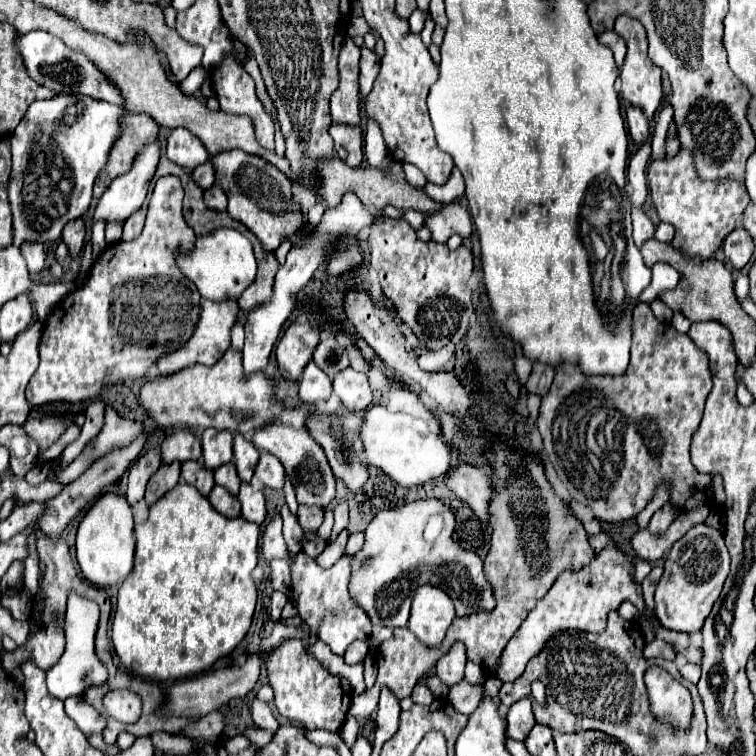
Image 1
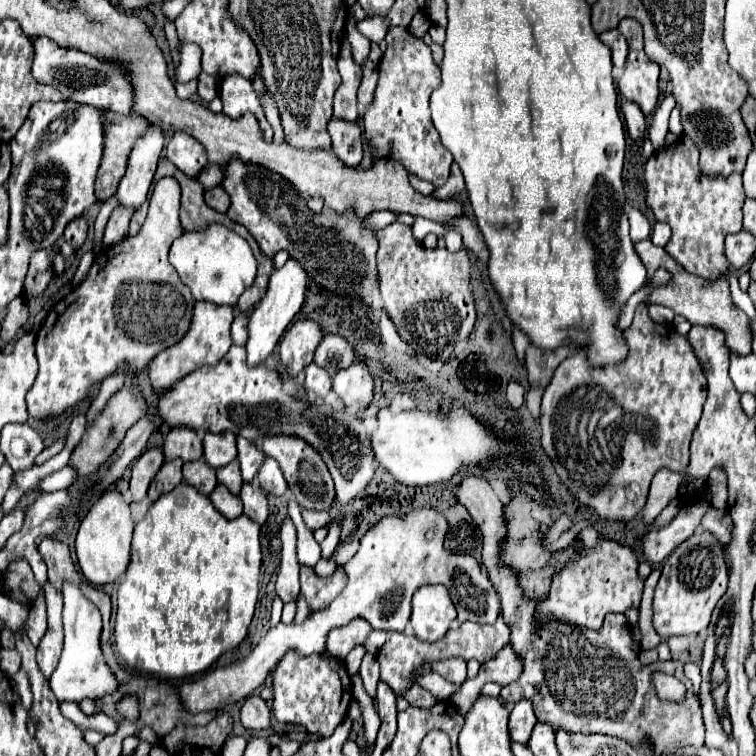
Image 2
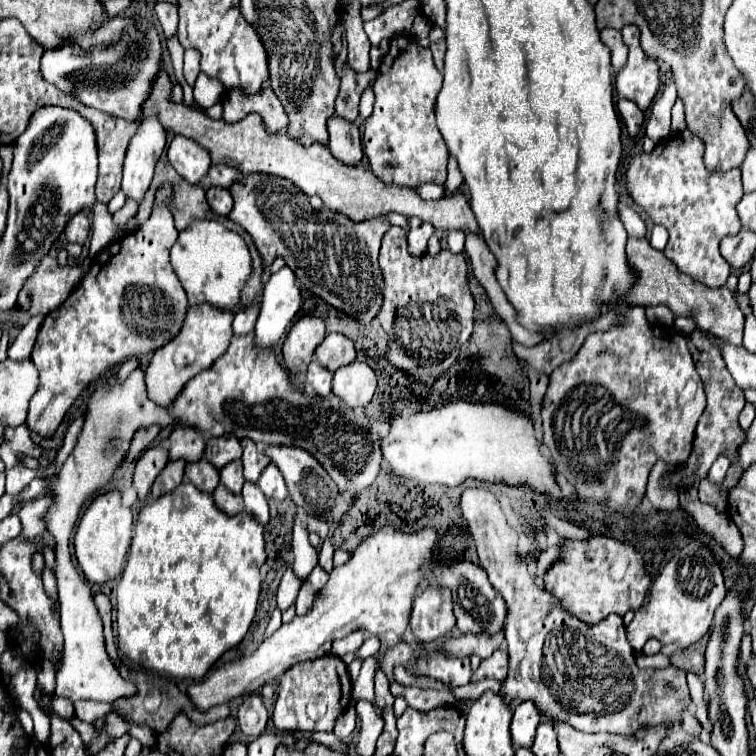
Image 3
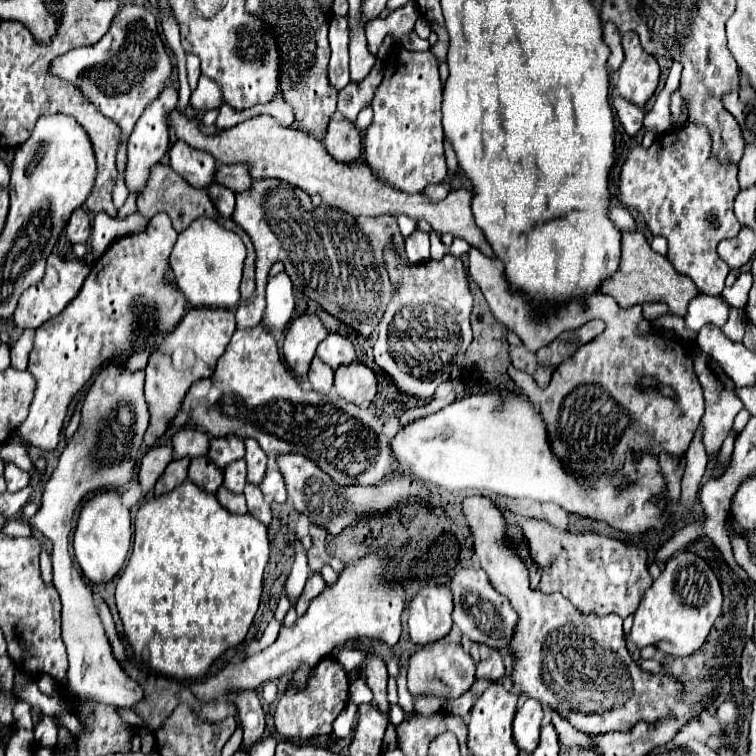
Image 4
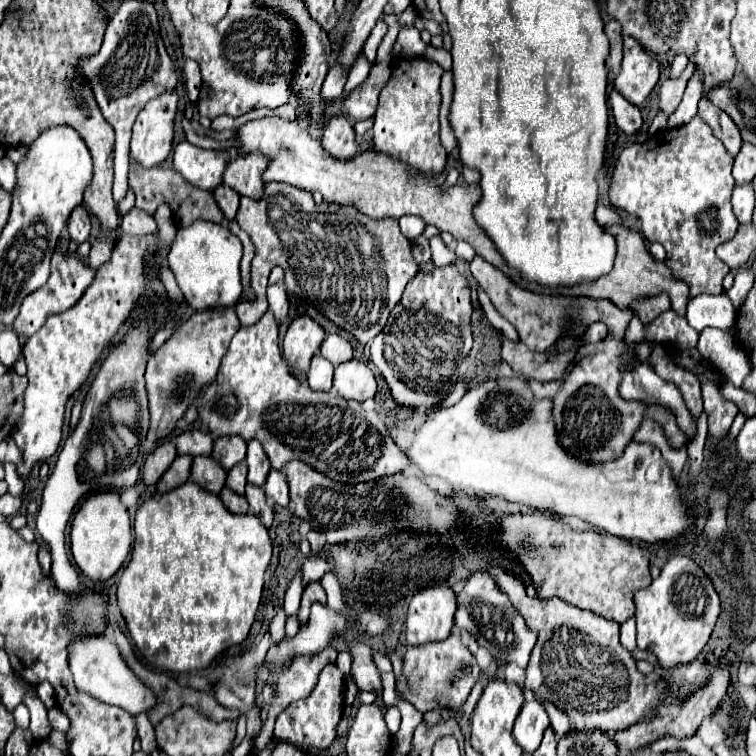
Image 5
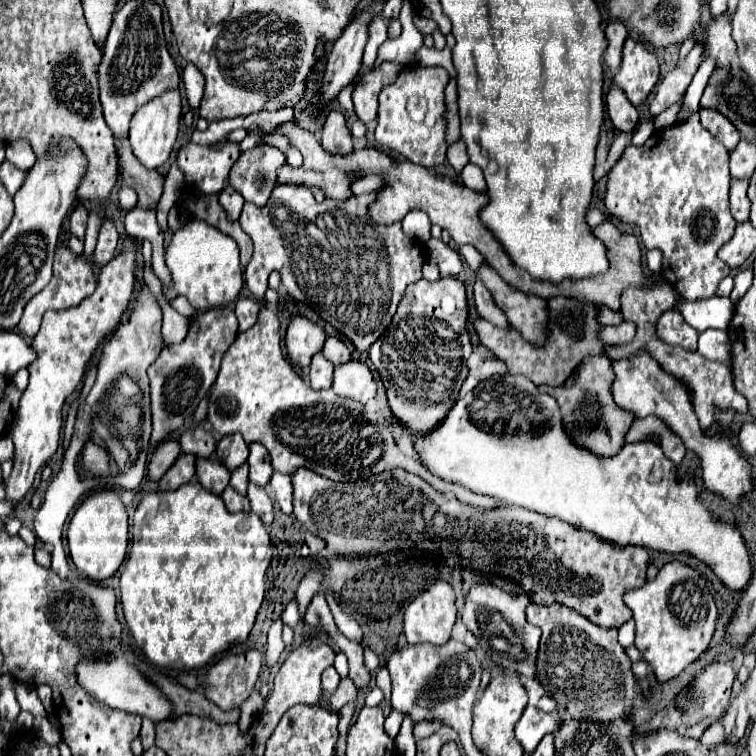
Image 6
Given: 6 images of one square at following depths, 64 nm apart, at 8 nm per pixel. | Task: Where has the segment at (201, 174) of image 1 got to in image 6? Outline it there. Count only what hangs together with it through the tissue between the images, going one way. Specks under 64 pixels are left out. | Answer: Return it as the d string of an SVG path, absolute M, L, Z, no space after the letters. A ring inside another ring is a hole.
M252 148L240 154L230 170L228 184L238 190L244 200L264 206L272 186L276 184L276 170L286 162L286 156L274 148Z

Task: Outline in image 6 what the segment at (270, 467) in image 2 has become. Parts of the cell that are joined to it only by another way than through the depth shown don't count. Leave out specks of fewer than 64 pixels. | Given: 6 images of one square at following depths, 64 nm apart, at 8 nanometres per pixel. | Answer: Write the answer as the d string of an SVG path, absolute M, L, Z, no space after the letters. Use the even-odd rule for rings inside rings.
M274 472L270 478L270 486L274 490L274 500L280 504L282 512L290 514L292 512L292 482L288 474Z

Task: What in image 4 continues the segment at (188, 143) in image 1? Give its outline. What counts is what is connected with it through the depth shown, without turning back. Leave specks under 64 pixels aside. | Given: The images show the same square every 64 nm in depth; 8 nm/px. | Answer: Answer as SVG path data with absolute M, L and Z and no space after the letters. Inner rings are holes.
M176 140L170 148L170 166L192 186L204 188L212 184L216 162L214 158L198 148L192 148L184 140Z

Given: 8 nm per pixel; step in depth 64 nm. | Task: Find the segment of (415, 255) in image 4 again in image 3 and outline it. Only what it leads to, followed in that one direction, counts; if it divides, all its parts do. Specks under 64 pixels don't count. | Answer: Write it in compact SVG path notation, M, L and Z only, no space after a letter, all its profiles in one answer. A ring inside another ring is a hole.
M424 222L420 228L416 228L416 230L410 230L408 232L408 250L412 252L412 254L416 254L416 256L420 256L420 254L424 254L426 252L426 244L428 244L428 238L432 236L436 232L436 228L432 228L428 222Z

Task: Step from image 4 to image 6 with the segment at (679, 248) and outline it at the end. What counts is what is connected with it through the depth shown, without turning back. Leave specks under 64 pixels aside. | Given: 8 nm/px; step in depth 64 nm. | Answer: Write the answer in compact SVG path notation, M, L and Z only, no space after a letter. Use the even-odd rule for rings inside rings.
M692 114L686 122L678 122L666 130L656 132L644 146L628 146L616 166L608 174L604 204L610 216L622 222L634 222L640 228L642 244L650 248L660 248L664 254L662 274L664 278L682 294L684 300L698 300L714 296L718 284L730 274L730 268L716 256L718 248L732 238L736 220L730 214L728 190L730 190L730 170L728 170L728 150L718 138L714 138L700 122L698 114Z

